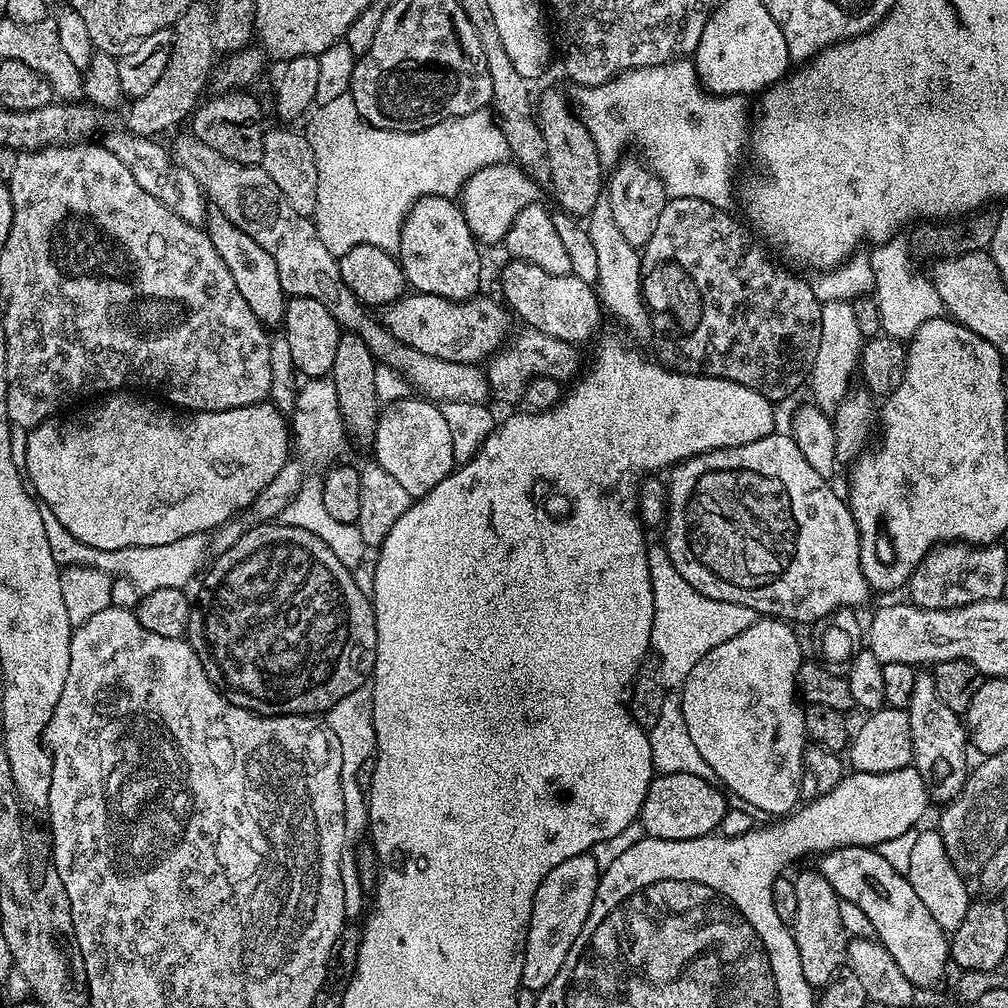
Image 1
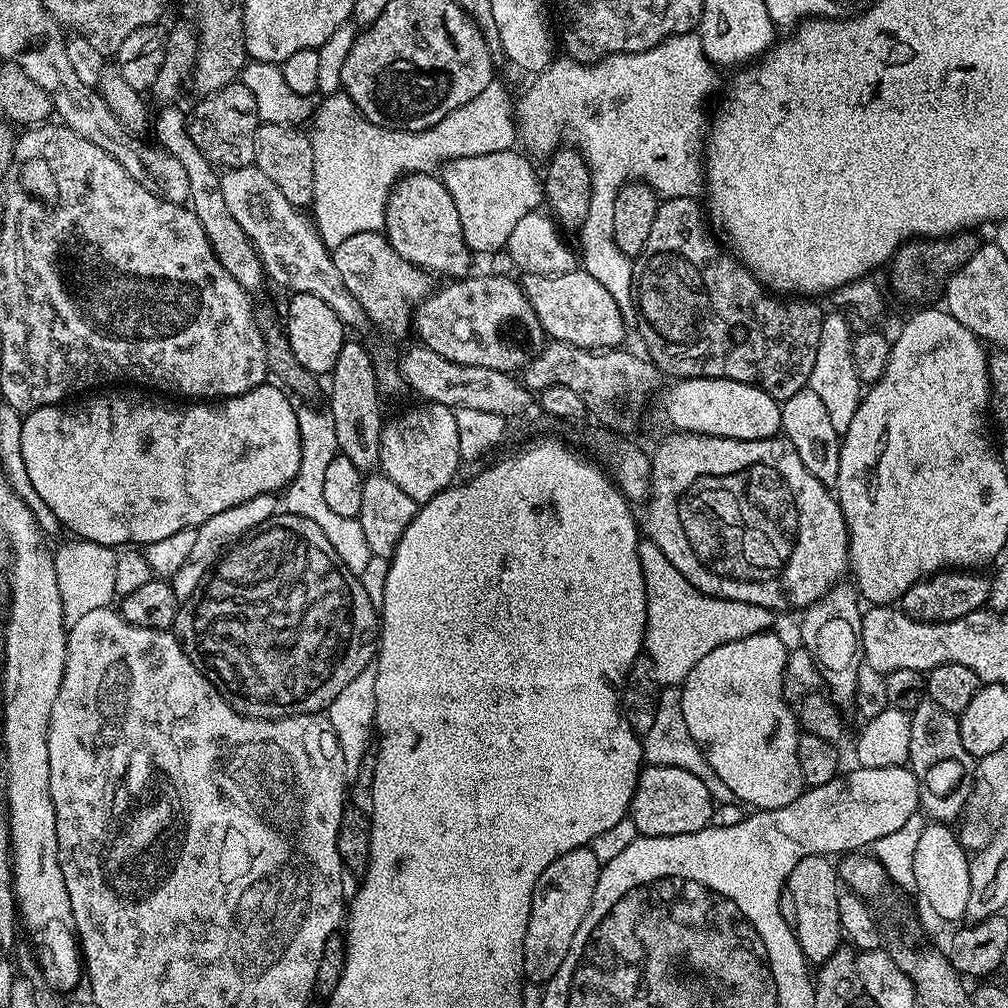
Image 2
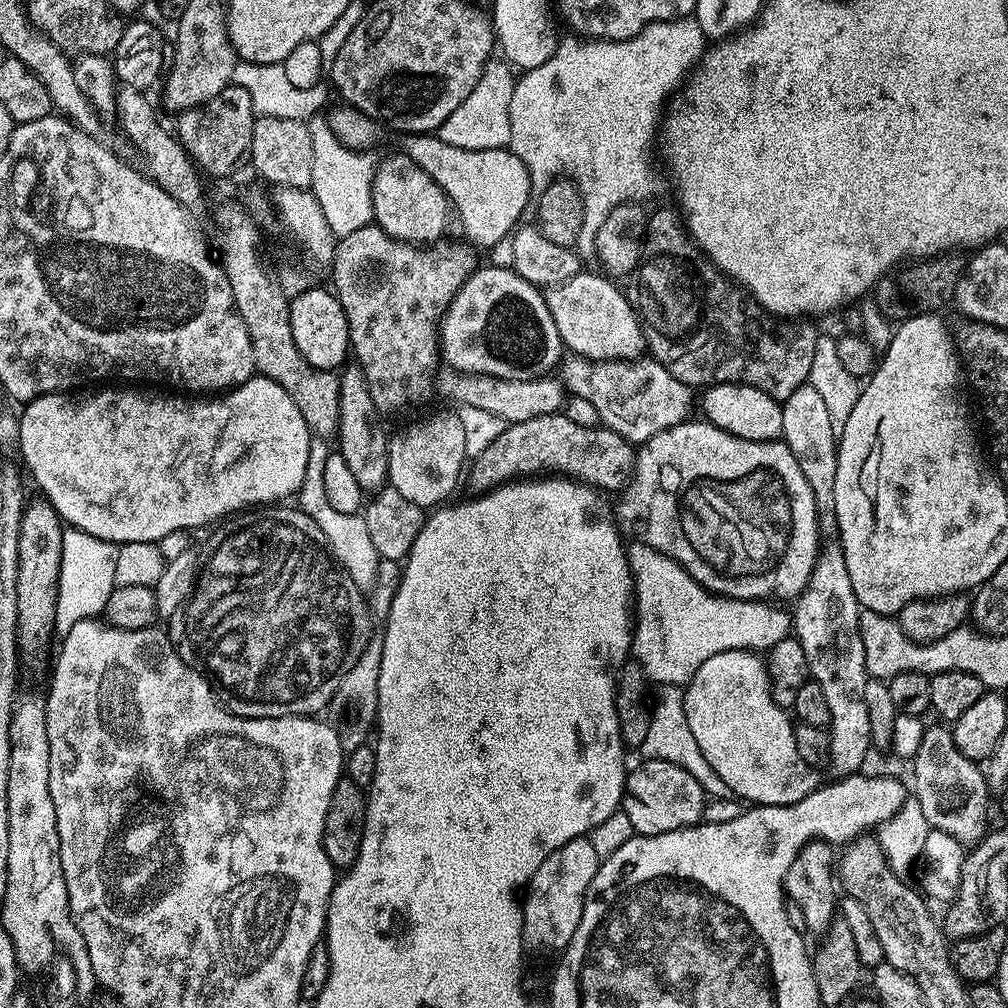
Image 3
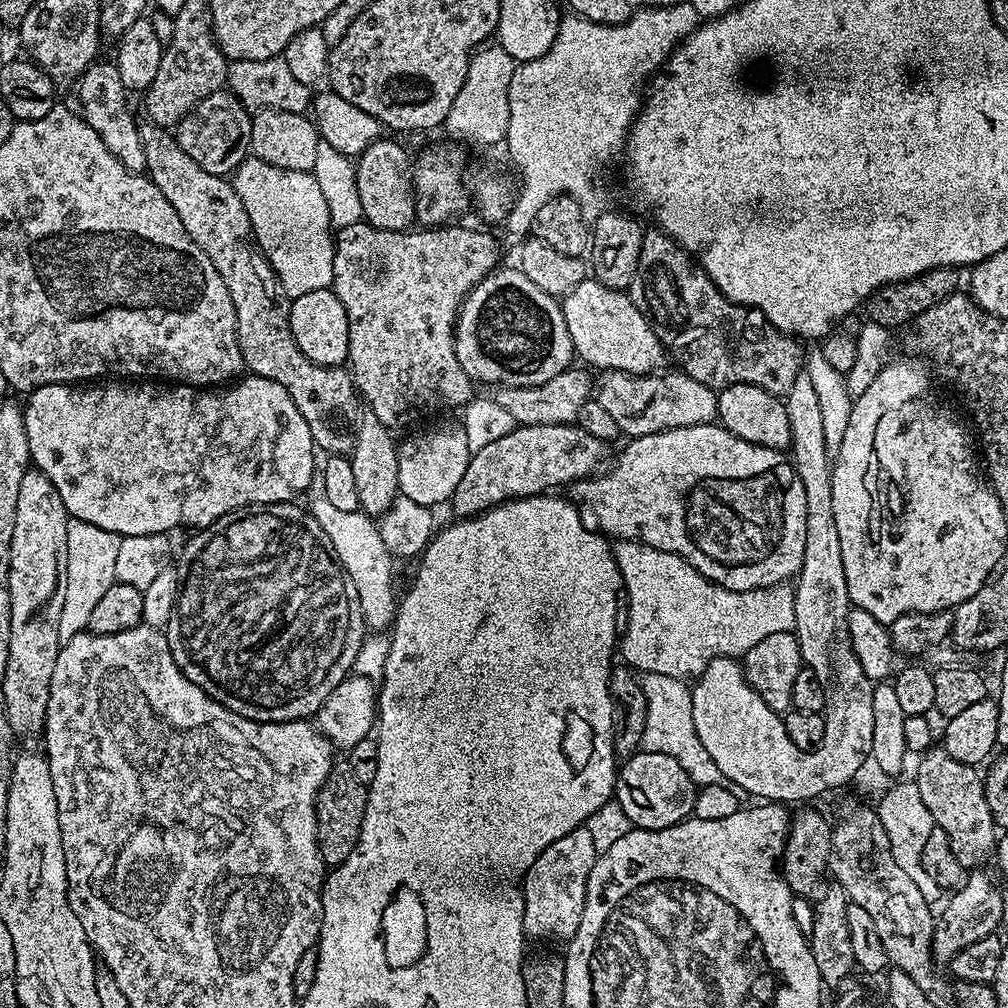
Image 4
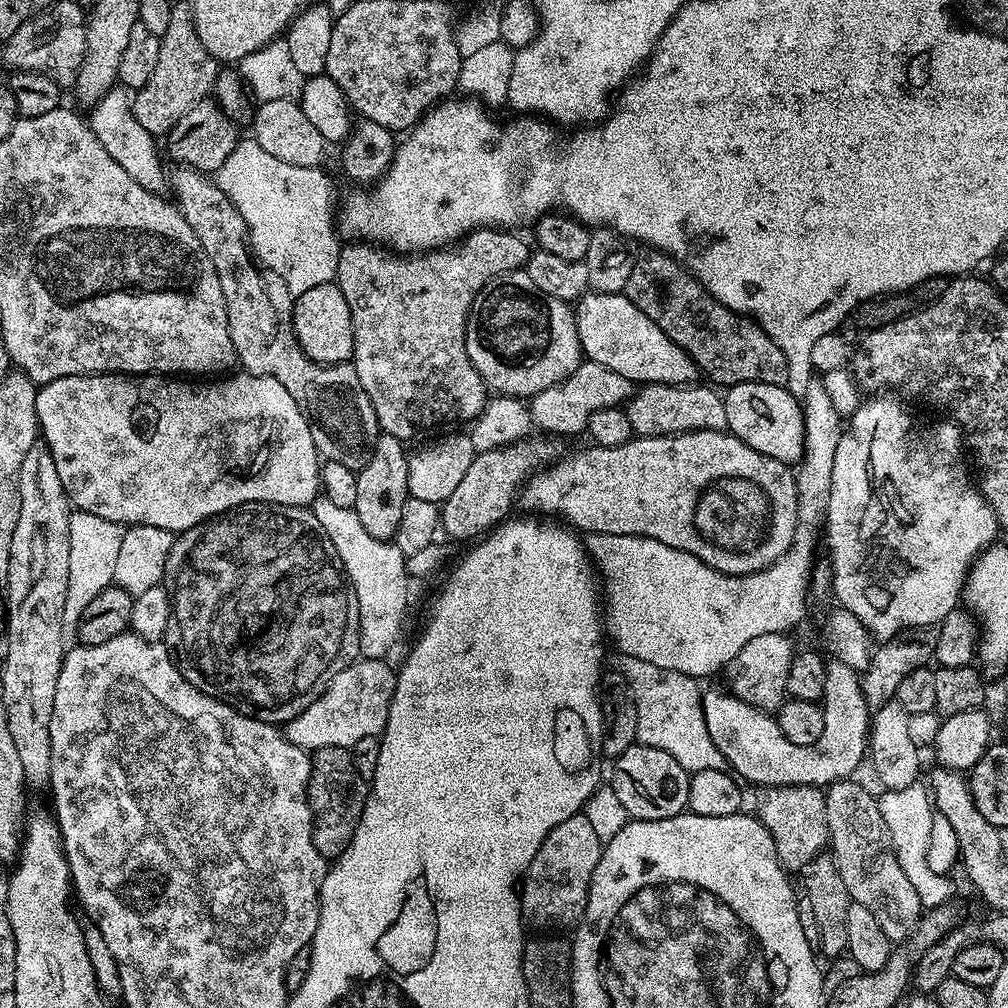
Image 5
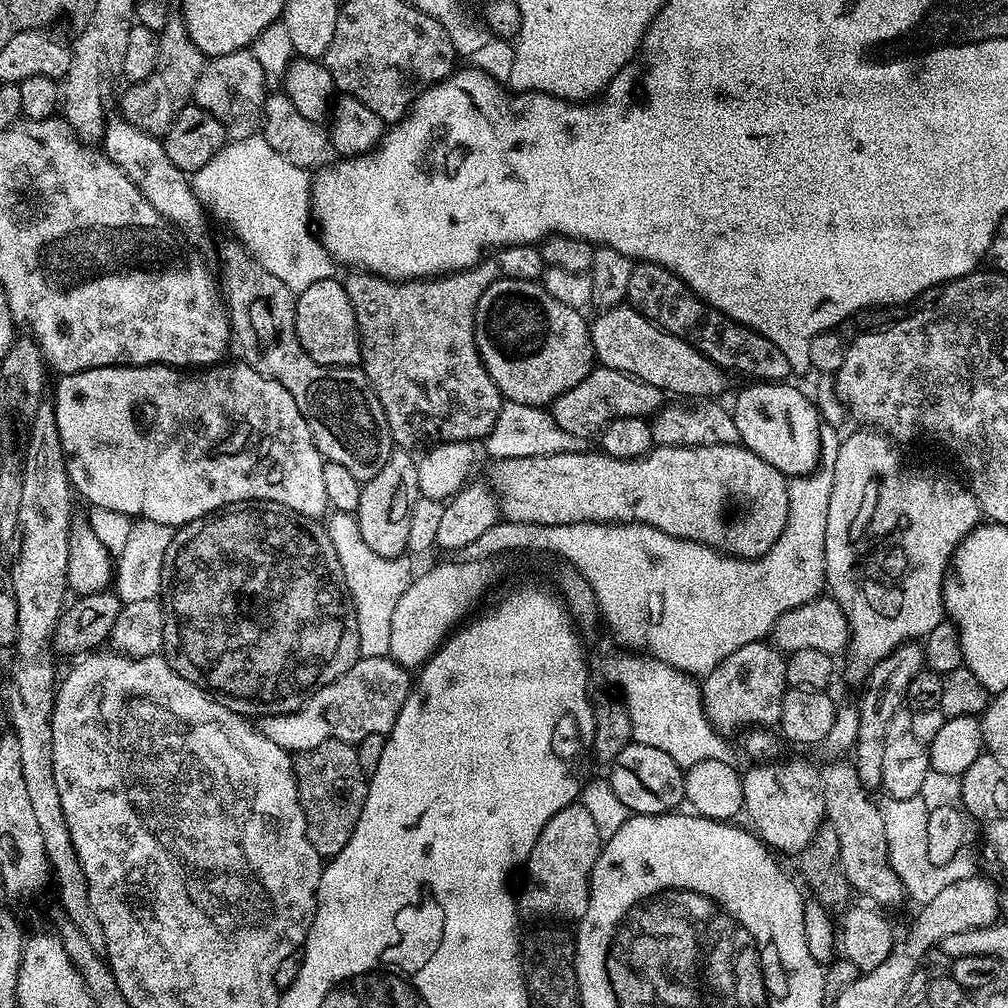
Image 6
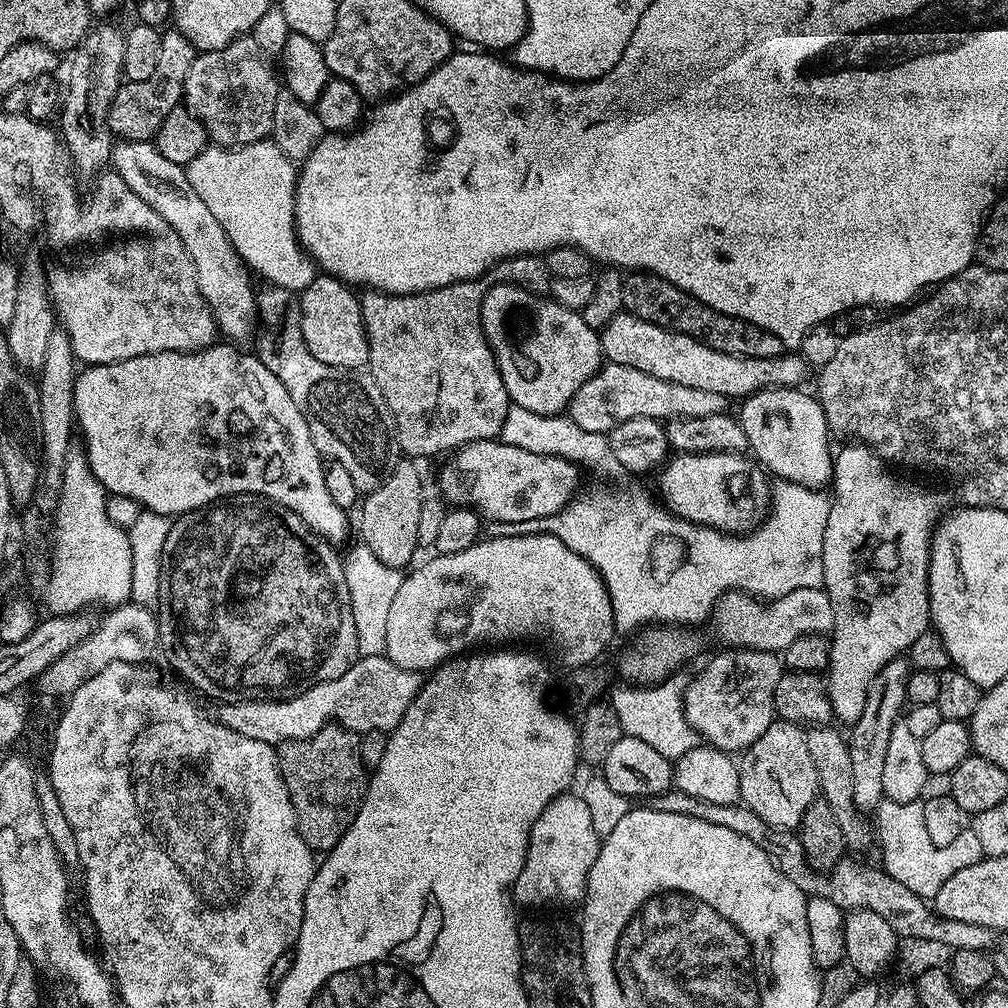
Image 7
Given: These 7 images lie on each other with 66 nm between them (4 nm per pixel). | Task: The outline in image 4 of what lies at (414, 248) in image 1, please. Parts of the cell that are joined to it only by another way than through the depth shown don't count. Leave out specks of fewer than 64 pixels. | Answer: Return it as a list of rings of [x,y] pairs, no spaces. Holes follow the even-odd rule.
[[[379,138],[366,146],[355,157],[358,202],[362,202],[363,219],[382,230],[403,232],[417,223],[416,205],[410,195],[410,185],[414,180],[414,164],[408,160],[408,152],[396,140]]]

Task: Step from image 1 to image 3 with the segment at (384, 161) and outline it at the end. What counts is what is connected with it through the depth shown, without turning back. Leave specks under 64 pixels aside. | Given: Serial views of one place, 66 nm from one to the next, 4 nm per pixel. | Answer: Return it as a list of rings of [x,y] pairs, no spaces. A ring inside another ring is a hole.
[[[492,58],[485,64],[482,74],[478,78],[478,84],[474,86],[474,90],[470,90],[470,95],[467,96],[466,102],[462,102],[462,106],[458,106],[458,110],[454,110],[454,114],[450,114],[450,118],[446,118],[446,122],[442,122],[438,129],[438,135],[450,146],[462,147],[466,150],[482,150],[483,148],[508,148],[510,145],[510,94],[514,94],[514,86],[516,85],[517,77],[514,73],[514,68],[508,60],[504,58]],[[317,114],[307,121],[310,130],[310,142],[314,142],[314,174],[310,191],[315,196],[318,206],[322,206],[322,214],[326,218],[326,226],[333,237],[339,238],[354,230],[362,230],[362,226],[373,223],[372,218],[372,179],[376,173],[377,161],[371,160],[367,151],[348,149],[331,132],[331,126],[323,115]]]

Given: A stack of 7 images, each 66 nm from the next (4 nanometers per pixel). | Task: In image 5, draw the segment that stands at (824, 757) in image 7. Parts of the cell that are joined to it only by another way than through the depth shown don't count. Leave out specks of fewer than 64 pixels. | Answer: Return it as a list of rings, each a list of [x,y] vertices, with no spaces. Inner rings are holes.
[[[849,778],[827,785],[824,801],[830,855],[834,858],[838,874],[842,874],[842,882],[852,903],[866,906],[866,910],[874,914],[888,940],[903,942],[909,939],[920,921],[922,905],[914,885],[907,880],[902,866],[898,866],[898,858],[890,842],[890,830],[886,830],[882,810],[878,810],[876,805],[877,797],[871,796],[856,778]]]

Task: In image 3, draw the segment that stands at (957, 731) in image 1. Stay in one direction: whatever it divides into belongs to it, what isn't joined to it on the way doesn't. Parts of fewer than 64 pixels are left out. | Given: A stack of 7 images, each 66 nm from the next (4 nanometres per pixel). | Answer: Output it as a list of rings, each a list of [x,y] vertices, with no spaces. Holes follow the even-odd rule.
[[[944,722],[929,723],[922,734],[922,744],[914,750],[912,784],[914,799],[926,814],[929,829],[950,834],[959,844],[977,844],[989,831],[988,796],[990,789],[984,780],[983,767],[966,758],[954,746],[951,727]],[[916,787],[916,792],[915,788]]]

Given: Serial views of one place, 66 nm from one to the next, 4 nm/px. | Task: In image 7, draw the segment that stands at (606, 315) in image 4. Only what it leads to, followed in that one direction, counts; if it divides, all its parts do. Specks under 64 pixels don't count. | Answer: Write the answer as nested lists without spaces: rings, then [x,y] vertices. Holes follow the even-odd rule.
[[[623,310],[600,332],[600,350],[603,359],[609,364],[634,366],[634,370],[642,370],[642,374],[654,374],[654,378],[662,378],[666,382],[678,382],[678,386],[714,390],[714,394],[722,394],[729,398],[752,396],[764,388],[795,388],[803,385],[804,371],[806,371],[804,358],[799,354],[785,354],[774,358],[746,358],[734,354],[722,354],[686,334],[678,334],[666,330],[662,326],[654,326]]]

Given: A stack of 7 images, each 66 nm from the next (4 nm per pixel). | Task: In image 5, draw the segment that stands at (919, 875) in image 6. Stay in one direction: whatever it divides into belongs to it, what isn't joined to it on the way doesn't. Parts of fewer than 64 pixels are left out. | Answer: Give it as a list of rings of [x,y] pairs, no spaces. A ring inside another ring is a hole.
[[[917,782],[902,790],[884,790],[879,793],[876,805],[882,810],[886,830],[890,830],[890,842],[898,858],[898,866],[906,873],[907,880],[914,885],[921,905],[931,910],[949,903],[952,896],[951,875],[934,874],[930,862],[926,862],[926,849],[930,846],[930,826],[934,826],[934,805],[930,792],[923,783]]]

